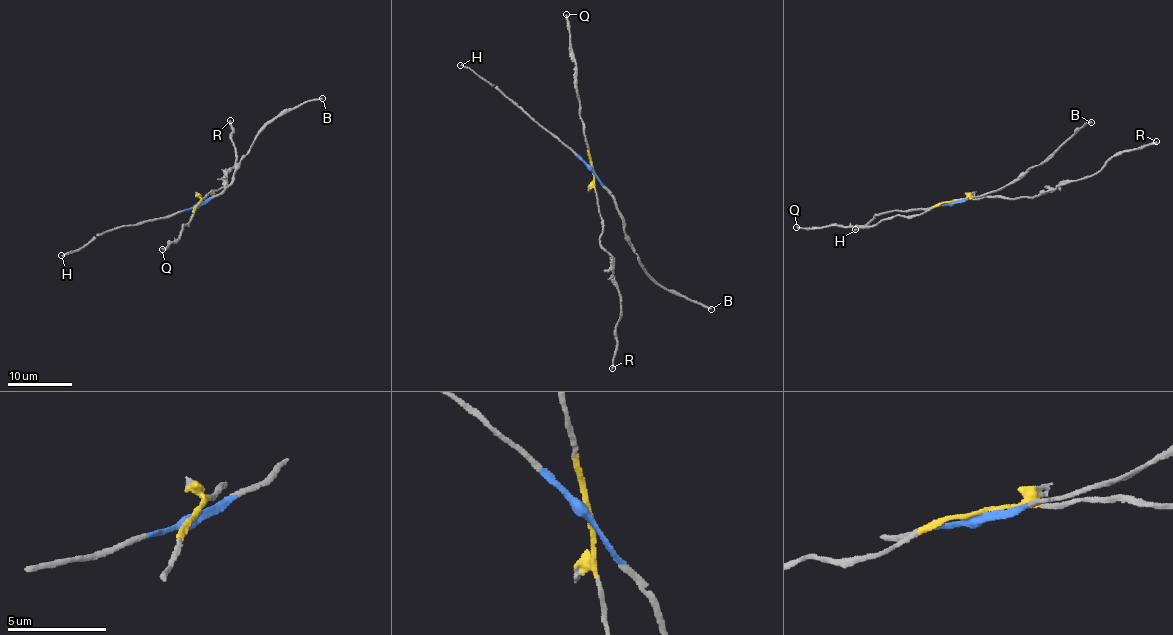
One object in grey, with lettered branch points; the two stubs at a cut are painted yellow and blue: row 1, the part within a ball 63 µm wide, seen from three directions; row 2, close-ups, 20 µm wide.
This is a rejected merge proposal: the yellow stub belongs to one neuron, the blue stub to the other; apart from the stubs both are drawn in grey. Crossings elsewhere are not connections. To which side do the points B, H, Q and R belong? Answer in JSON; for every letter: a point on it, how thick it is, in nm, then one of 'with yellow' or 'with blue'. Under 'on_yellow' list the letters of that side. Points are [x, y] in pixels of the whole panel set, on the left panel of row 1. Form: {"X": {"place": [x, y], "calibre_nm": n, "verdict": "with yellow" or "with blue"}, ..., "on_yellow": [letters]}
{"B": {"place": [322, 98], "calibre_nm": 220, "verdict": "with blue"}, "H": {"place": [61, 255], "calibre_nm": 240, "verdict": "with blue"}, "Q": {"place": [162, 249], "calibre_nm": 240, "verdict": "with yellow"}, "R": {"place": [230, 120], "calibre_nm": 280, "verdict": "with yellow"}, "on_yellow": ["Q", "R"]}

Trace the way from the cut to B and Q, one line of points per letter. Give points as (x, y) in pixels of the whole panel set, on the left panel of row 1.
B: (199, 204), (220, 193), (232, 181), (235, 167), (248, 154), (254, 138), (279, 115), (309, 100), (322, 98)
Q: (199, 204), (178, 237), (162, 248)

